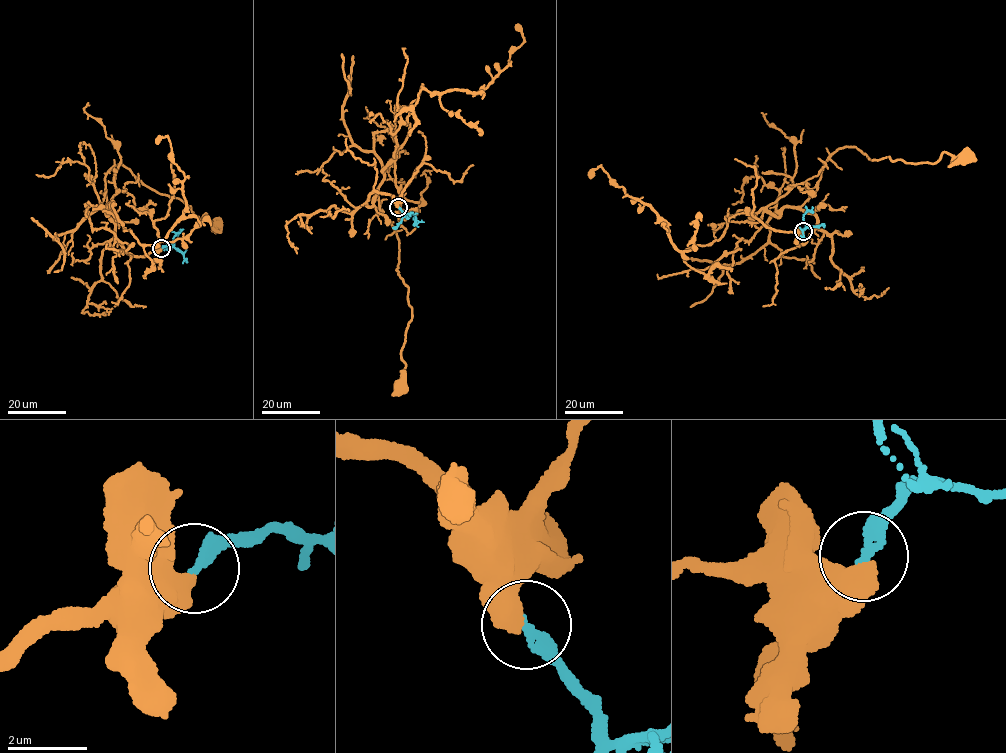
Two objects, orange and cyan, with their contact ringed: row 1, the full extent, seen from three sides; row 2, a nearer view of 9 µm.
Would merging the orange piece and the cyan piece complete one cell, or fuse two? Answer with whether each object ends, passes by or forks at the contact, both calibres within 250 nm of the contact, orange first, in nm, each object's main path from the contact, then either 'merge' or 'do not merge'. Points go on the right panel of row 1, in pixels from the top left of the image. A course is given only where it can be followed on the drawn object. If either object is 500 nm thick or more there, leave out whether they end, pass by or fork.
500/260 nm | orange via (802, 231), (800, 247), (816, 226), (800, 208), (838, 149), (913, 163), (965, 156) | cyan via (802, 231), (807, 225), (804, 215), (810, 210), (805, 206) | merge

